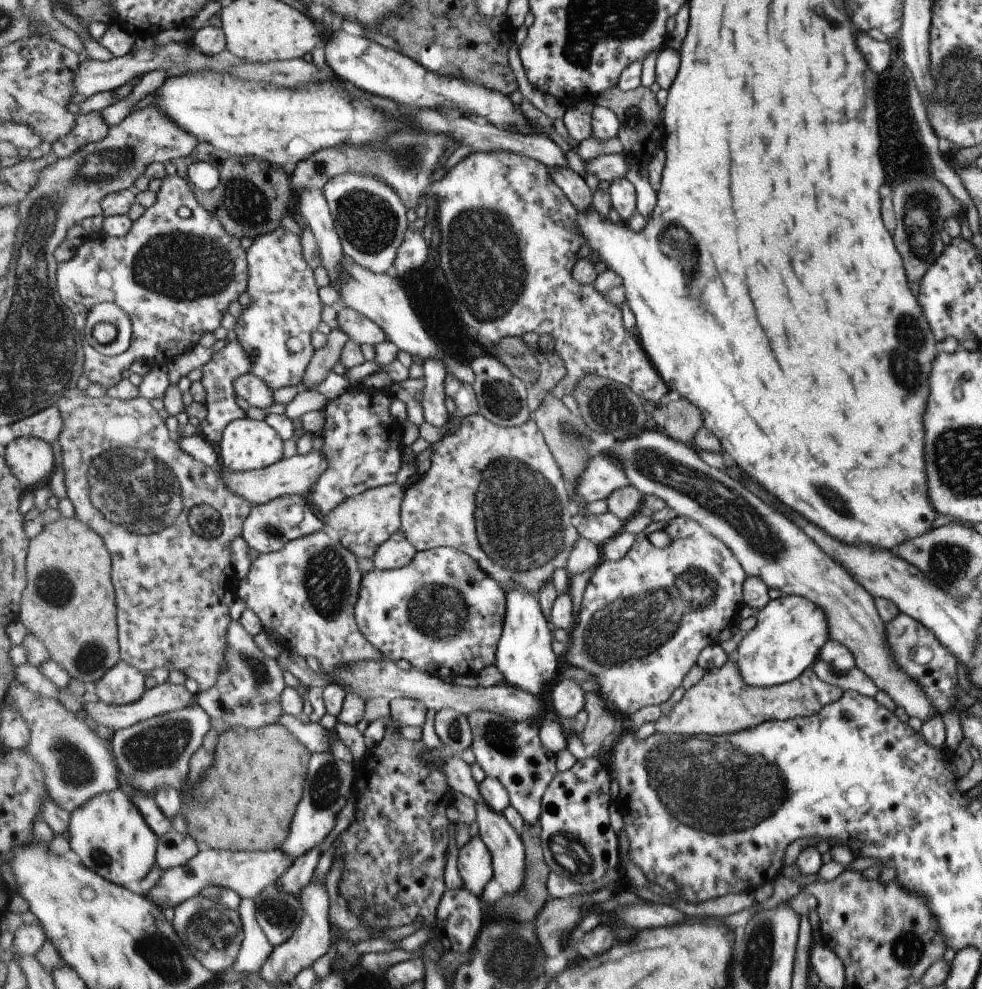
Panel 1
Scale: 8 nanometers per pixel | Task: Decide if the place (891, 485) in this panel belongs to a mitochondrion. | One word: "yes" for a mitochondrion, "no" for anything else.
no

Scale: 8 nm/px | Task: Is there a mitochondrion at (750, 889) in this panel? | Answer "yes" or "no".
no

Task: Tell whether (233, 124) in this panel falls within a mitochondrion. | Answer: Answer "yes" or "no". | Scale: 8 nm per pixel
no

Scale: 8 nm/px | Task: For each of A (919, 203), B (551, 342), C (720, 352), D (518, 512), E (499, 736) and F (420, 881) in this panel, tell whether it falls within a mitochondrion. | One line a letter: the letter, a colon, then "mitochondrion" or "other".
A: mitochondrion
B: other
C: mitochondrion
D: mitochondrion
E: mitochondrion
F: other

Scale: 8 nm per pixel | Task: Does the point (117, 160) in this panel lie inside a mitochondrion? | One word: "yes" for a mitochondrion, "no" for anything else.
yes

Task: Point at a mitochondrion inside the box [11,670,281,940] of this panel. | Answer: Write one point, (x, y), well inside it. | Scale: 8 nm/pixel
(162, 745)

